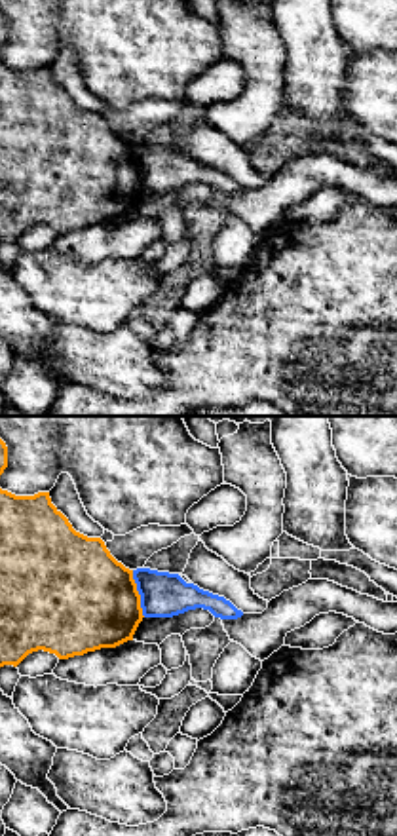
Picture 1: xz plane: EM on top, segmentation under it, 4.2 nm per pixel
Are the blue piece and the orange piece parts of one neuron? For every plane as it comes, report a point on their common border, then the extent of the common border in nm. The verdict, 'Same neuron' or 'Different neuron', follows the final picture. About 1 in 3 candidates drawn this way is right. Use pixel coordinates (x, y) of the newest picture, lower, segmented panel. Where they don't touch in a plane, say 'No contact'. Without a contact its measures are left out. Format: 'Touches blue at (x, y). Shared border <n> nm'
Touches blue at (139, 593). Shared border 200 nm

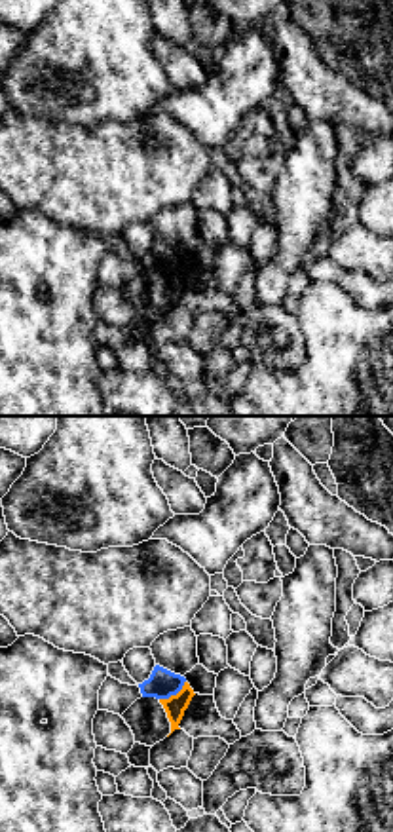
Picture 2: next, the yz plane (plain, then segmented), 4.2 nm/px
Touches blue at (173, 694). Shared border 140 nm

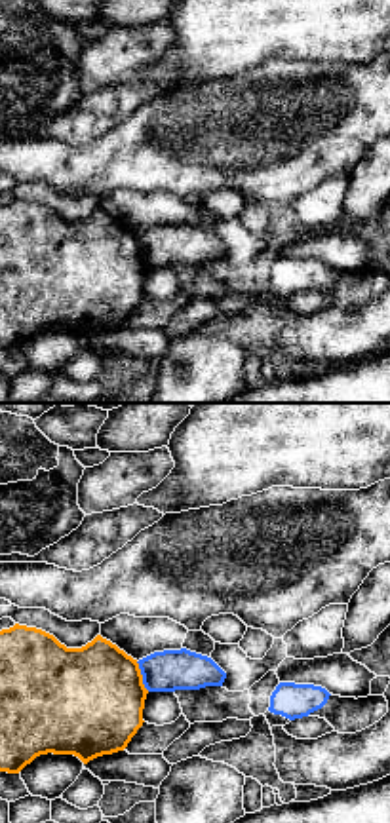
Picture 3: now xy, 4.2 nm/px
Touches blue at (143, 677). Shared border 140 nm

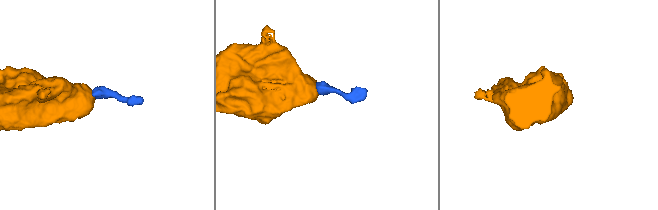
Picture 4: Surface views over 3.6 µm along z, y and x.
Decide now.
Different neuron

